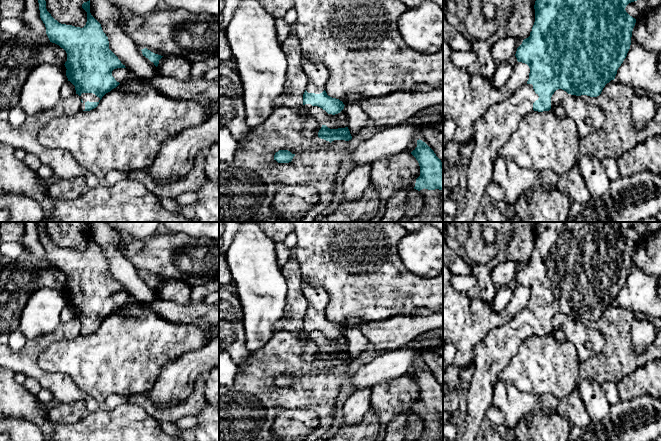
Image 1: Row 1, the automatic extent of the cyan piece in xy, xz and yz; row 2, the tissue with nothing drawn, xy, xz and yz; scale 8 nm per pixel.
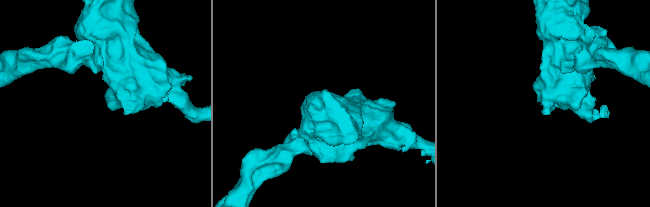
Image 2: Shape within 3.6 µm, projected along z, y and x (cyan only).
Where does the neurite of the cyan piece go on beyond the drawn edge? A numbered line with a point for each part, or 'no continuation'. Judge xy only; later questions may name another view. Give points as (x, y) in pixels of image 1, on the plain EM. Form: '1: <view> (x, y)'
1: xy (85, 321)

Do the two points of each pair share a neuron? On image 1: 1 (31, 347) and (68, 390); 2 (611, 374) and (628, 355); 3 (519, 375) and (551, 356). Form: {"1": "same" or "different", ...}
{"1": "same", "2": "same", "3": "same"}

